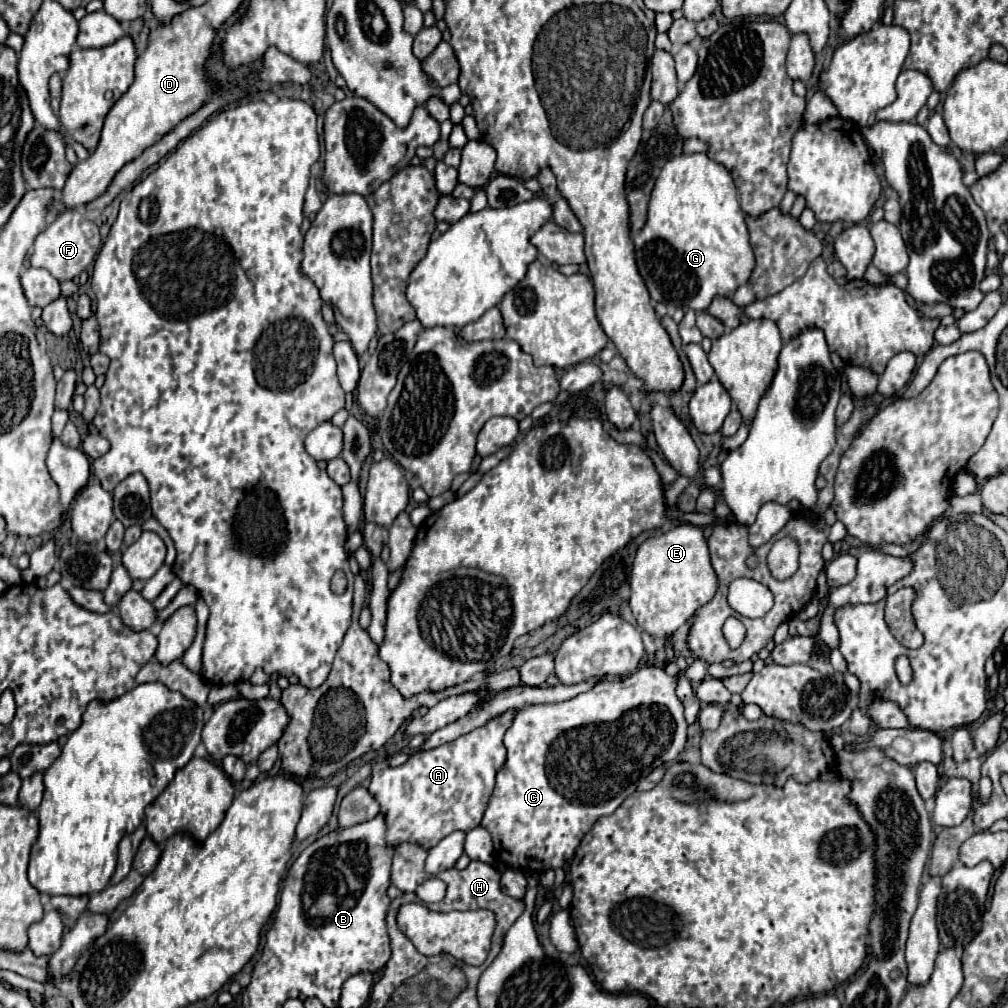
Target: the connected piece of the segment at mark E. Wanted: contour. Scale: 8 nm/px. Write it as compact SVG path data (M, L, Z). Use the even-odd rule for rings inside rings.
M680 523L666 533L648 537L638 547L630 577L630 609L642 634L651 635L650 642L664 644L666 637L680 629L696 613L696 609L714 597L716 587L718 579L710 565L708 543L702 529Z

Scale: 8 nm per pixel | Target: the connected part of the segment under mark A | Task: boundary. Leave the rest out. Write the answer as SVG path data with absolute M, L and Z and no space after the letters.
M512 711L504 713L452 743L410 755L410 759L400 767L376 771L368 789L380 803L380 811L386 817L386 841L390 845L412 841L432 849L440 839L456 829L470 831L478 827L494 789L494 777L506 761L502 737L512 725L512 719Z

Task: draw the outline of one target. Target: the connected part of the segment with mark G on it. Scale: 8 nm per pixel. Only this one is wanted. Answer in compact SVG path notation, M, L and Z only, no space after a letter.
M694 153L694 155L678 155L678 157L672 157L664 167L662 167L662 173L658 175L656 179L656 185L652 189L652 197L650 197L650 205L648 205L648 221L644 225L644 229L634 237L634 247L636 247L636 261L638 261L638 271L650 291L650 297L654 301L660 301L660 303L672 303L674 307L682 307L686 309L686 305L694 311L706 311L706 307L712 303L714 297L718 295L724 295L724 297L730 297L732 291L736 291L736 287L740 287L740 283L746 283L750 279L750 273L752 273L752 267L754 267L754 253L752 253L752 247L750 247L750 241L748 241L748 229L746 229L746 217L740 209L740 203L738 203L738 195L736 195L736 187L734 187L734 181L730 177L730 173L716 161L712 161L708 155L704 153Z

